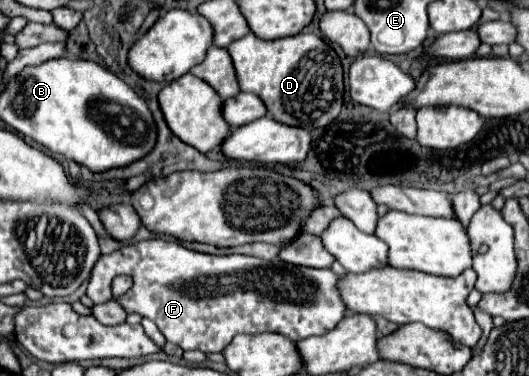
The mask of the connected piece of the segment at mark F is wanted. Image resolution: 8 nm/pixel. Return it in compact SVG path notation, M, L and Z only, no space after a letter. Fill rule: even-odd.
M160 238L134 242L118 252L98 258L96 266L92 268L86 292L94 304L102 304L112 298L112 280L120 274L126 274L134 280L132 288L118 298L124 310L128 314L138 312L140 316L156 322L166 340L178 344L182 350L222 352L236 334L260 334L260 332L278 332L290 338L292 342L298 342L308 336L326 334L346 316L346 304L342 302L342 296L338 292L338 276L332 270L294 266L284 264L282 260L270 262L244 254L214 256Z

